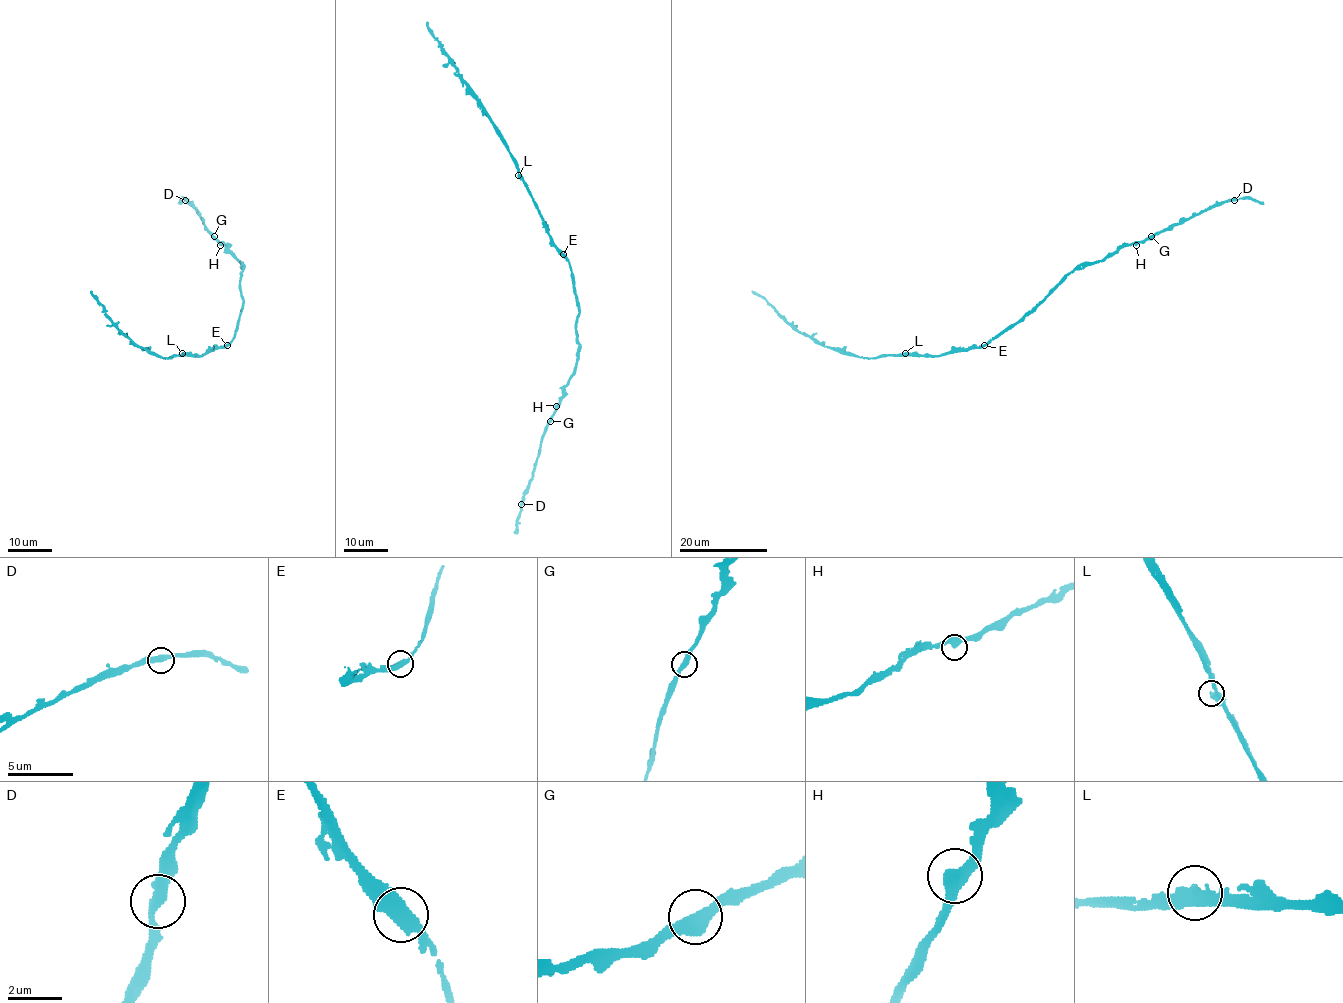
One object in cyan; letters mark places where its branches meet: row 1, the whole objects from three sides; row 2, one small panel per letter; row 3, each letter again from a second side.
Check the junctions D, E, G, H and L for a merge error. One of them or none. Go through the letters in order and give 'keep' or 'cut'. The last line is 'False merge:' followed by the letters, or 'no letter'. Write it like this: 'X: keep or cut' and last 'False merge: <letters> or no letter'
D: keep
E: keep
G: keep
H: keep
L: keep
False merge: no letter

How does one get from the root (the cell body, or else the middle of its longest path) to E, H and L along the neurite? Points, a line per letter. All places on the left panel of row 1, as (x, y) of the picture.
E: (236, 330), (227, 345)
H: (236, 330), (242, 304), (242, 269), (227, 247), (220, 245)
L: (236, 330), (234, 338), (223, 347), (202, 356), (182, 353)

